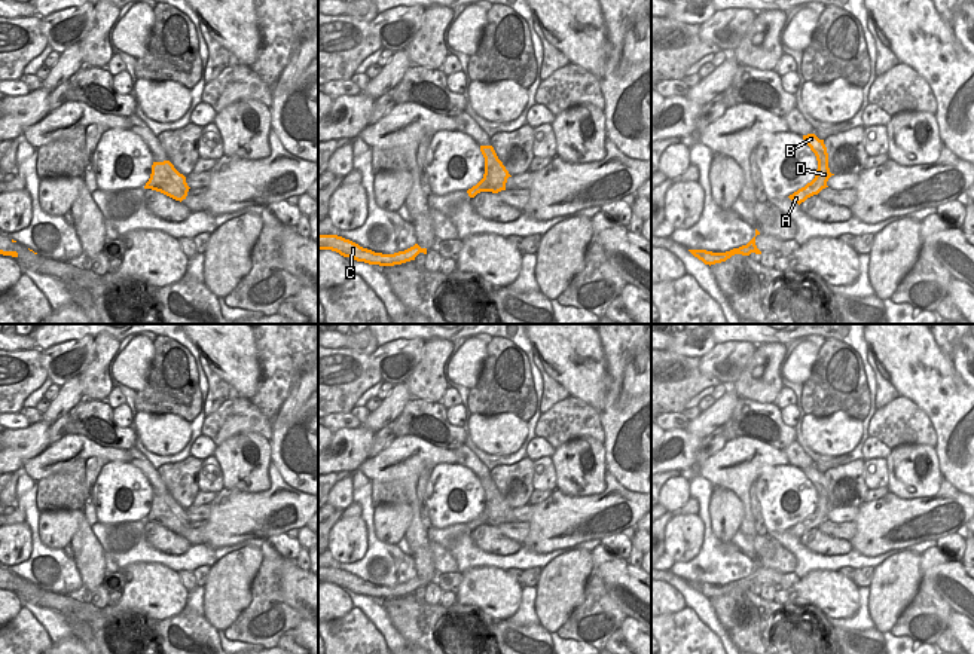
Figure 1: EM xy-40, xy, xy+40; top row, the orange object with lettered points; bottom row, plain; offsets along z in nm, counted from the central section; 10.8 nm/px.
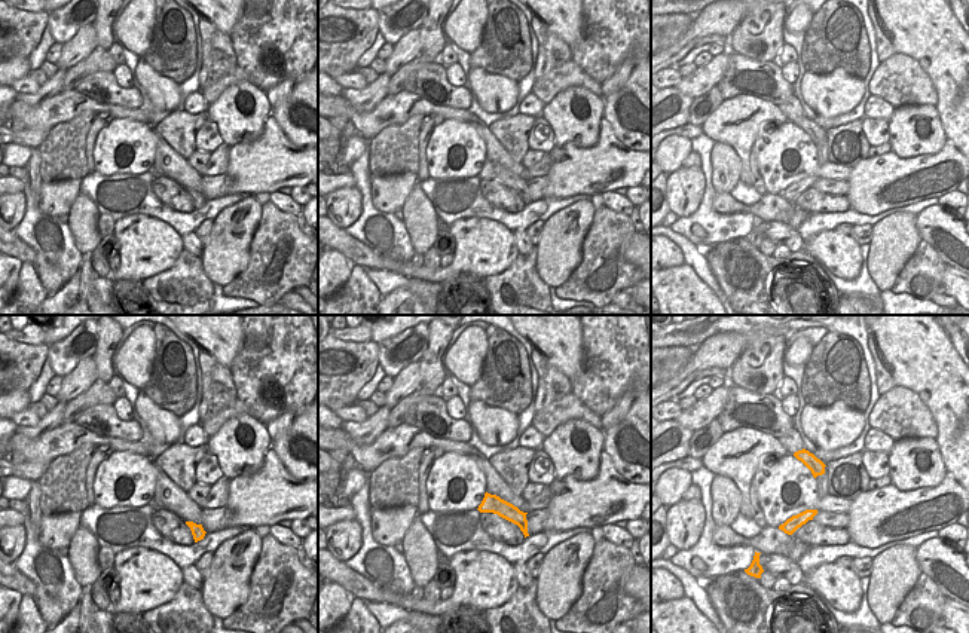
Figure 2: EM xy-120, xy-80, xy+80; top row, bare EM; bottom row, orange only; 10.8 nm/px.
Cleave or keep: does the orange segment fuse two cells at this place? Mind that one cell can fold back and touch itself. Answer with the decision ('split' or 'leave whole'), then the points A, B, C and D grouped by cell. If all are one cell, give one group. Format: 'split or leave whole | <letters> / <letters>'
split | A B D / C

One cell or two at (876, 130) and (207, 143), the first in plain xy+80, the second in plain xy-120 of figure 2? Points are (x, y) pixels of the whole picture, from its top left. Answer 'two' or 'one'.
one

